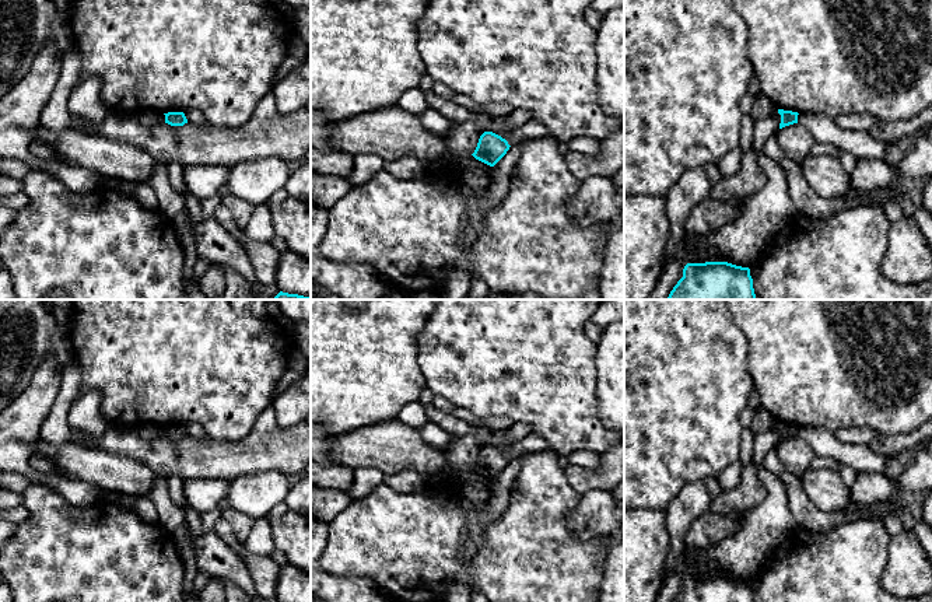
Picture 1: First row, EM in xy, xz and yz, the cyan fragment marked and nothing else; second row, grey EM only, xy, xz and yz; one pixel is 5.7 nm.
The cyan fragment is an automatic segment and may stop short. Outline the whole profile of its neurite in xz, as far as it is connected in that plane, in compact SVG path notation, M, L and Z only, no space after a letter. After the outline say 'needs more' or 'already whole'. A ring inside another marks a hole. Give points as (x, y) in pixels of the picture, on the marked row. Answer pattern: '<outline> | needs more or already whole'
M484 132L472 155L490 167L494 167L507 154L509 147L508 141L501 136L493 132Z | already whole

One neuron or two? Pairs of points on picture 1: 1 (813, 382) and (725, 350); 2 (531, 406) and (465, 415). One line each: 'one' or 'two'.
1: two
2: two

